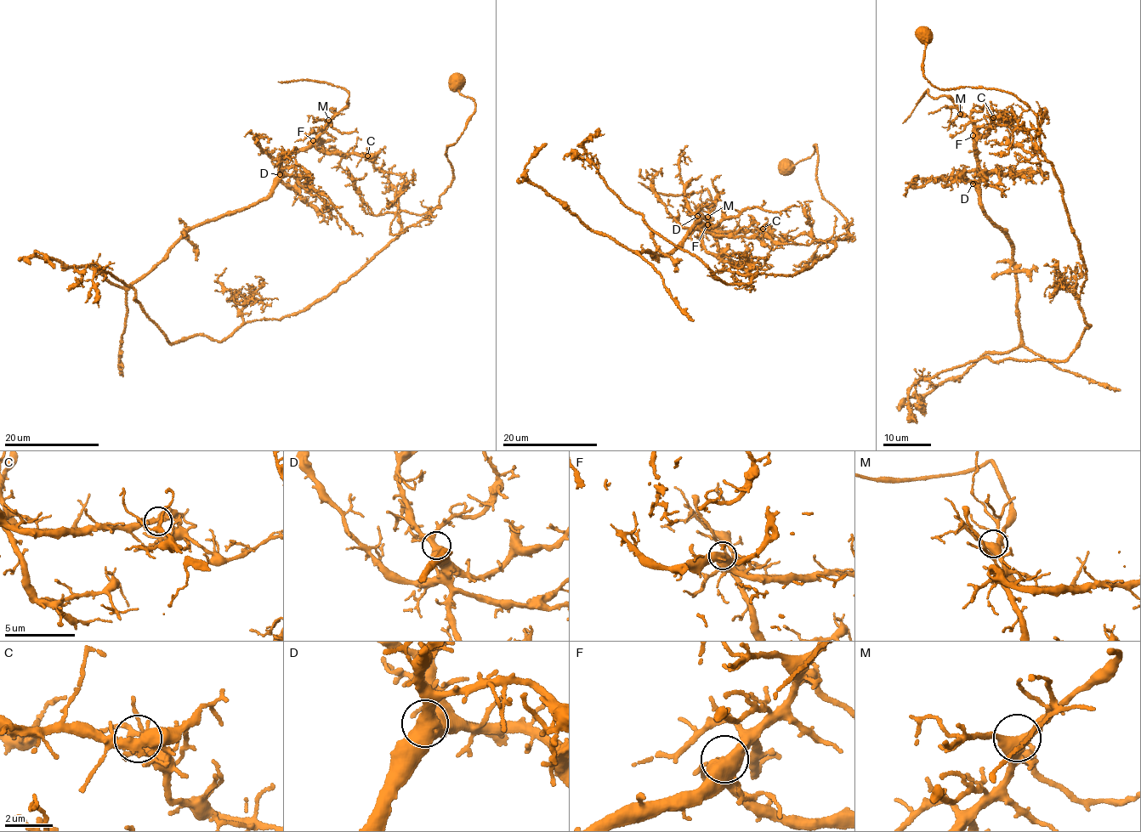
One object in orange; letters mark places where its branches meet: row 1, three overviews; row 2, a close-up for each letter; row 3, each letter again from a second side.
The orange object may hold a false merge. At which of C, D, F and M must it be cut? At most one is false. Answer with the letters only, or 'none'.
C

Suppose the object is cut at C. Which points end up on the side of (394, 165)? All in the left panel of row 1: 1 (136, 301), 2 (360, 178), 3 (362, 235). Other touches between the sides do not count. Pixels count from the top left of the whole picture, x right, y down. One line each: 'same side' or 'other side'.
1: same side
2: same side
3: other side

